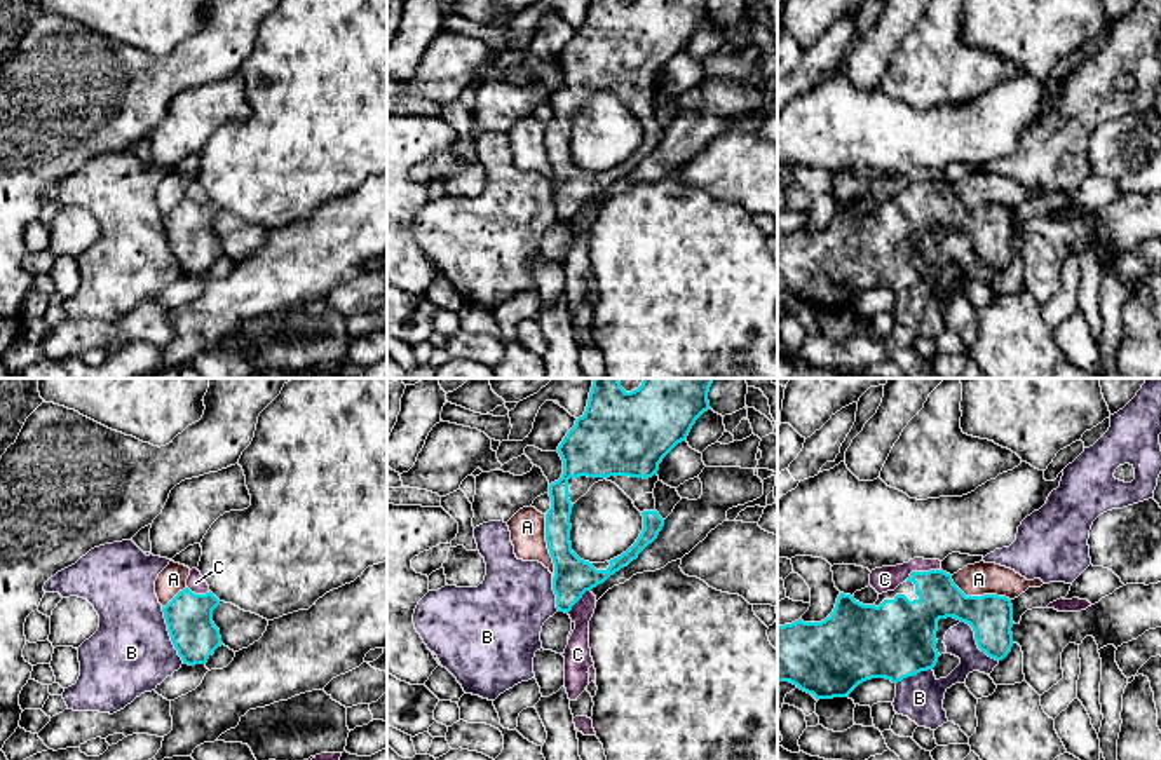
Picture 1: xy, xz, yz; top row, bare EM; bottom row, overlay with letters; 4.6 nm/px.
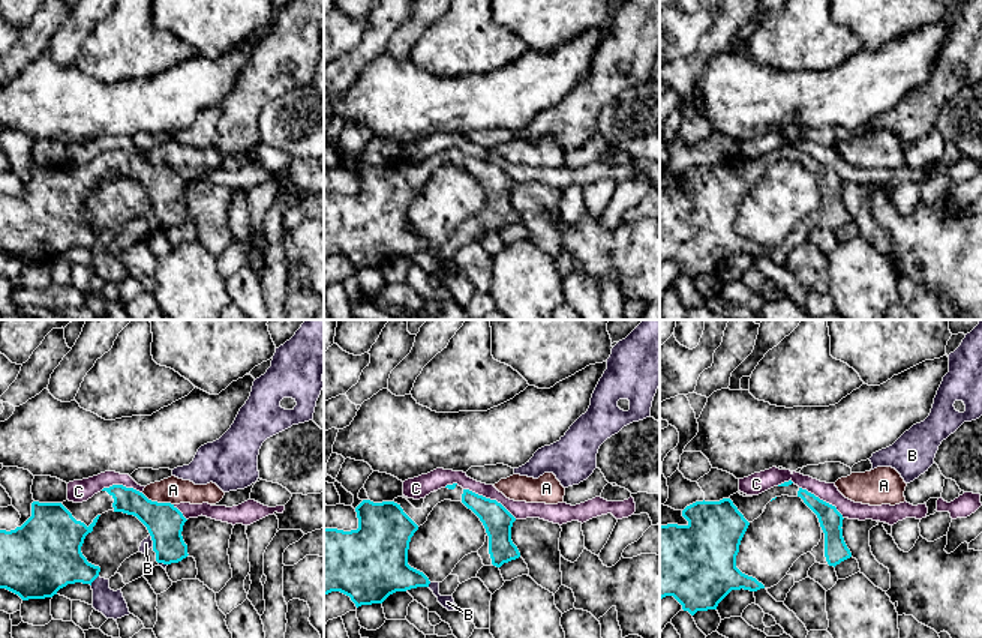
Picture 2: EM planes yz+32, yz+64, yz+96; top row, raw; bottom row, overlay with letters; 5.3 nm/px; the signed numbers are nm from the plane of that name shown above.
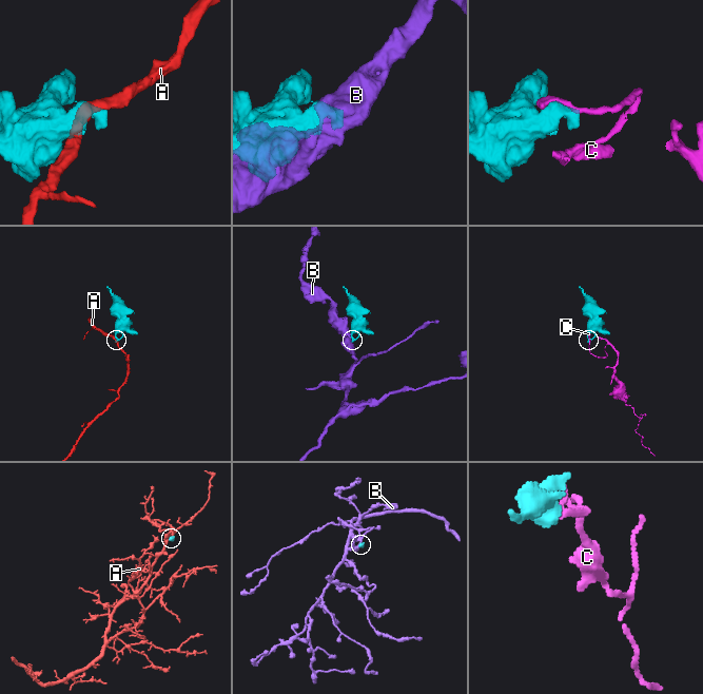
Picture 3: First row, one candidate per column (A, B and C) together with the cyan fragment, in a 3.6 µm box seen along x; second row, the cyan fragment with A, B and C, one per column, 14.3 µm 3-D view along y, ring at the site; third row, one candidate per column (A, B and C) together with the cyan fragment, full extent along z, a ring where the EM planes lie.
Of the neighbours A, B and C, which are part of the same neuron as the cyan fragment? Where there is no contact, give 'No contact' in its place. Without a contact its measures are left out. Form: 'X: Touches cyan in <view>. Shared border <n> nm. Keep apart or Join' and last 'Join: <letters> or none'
A: Touches cyan in yz. Shared border 300 nm. Keep apart
B: Touches cyan in xy. Shared border 280 nm. Keep apart
C: Touches cyan in yz. Shared border 180 nm. Keep apart
Join: none

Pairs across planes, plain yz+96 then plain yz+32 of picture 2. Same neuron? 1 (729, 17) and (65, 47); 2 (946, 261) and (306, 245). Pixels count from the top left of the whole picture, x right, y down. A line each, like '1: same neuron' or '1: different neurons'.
1: different neurons
2: same neuron

